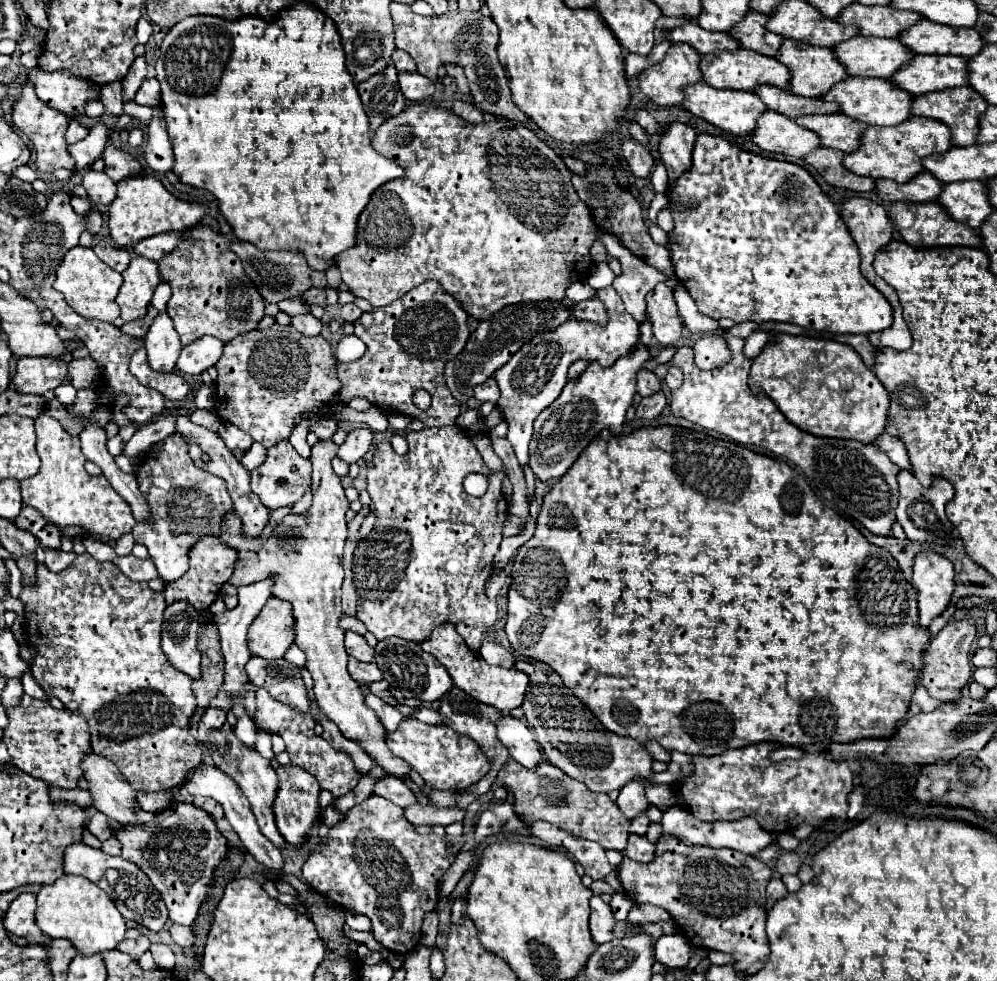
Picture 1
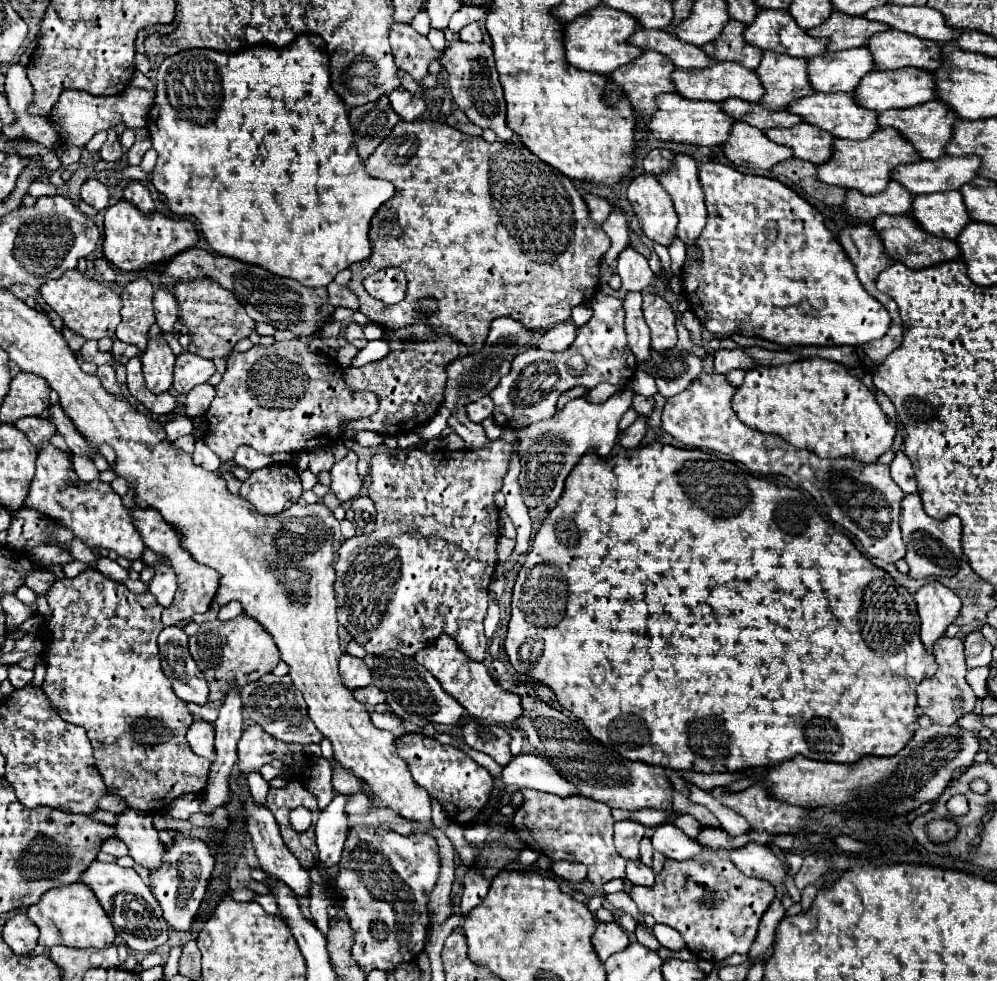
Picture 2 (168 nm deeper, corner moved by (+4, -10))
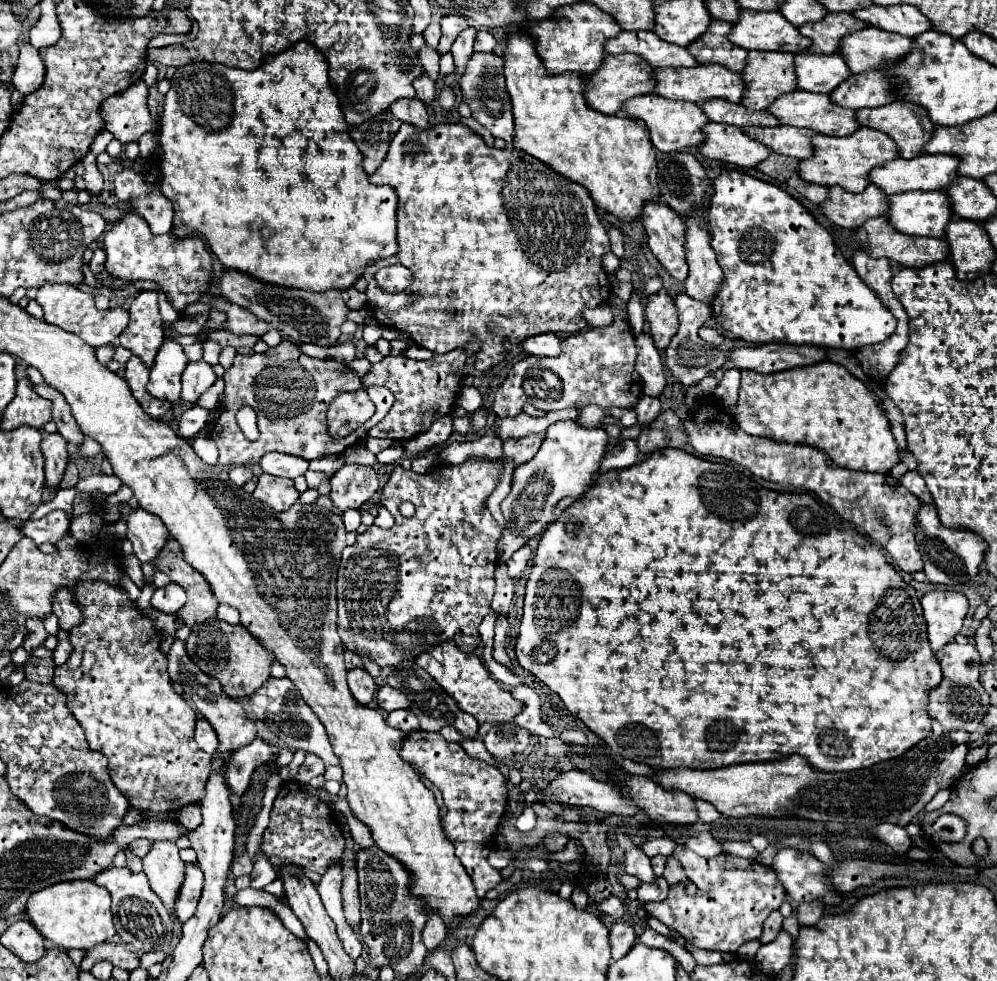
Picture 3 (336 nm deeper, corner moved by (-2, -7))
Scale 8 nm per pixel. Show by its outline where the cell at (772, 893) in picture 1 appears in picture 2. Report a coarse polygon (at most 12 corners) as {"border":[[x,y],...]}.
{"border":[[779,900],[769,906],[751,944],[749,958],[757,958],[773,944],[785,908]]}

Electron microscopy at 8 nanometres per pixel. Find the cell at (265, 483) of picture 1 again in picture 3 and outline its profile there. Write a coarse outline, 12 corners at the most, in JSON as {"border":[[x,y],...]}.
{"border":[[263,473],[253,497],[275,511],[297,503],[293,479]]}

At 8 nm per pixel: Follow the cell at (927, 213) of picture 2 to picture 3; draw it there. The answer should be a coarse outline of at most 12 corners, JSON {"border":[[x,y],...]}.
{"border":[[945,191],[889,197],[901,233],[945,237],[953,209]]}

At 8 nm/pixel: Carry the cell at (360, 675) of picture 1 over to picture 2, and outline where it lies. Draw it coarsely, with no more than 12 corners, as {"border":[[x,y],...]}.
{"border":[[377,686],[353,692],[363,704],[383,704],[385,694]]}

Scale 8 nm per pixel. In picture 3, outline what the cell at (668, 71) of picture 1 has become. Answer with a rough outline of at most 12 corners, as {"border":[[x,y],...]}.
{"border":[[607,55],[587,79],[587,103],[621,115],[627,99],[653,93],[649,63]]}

